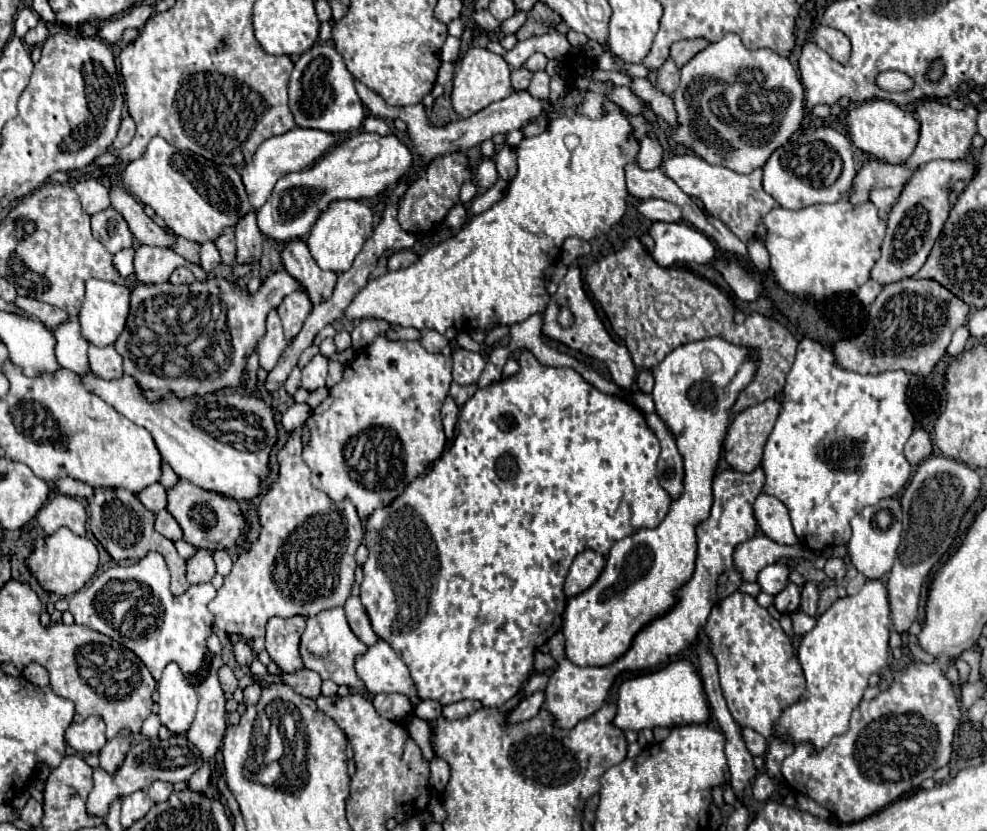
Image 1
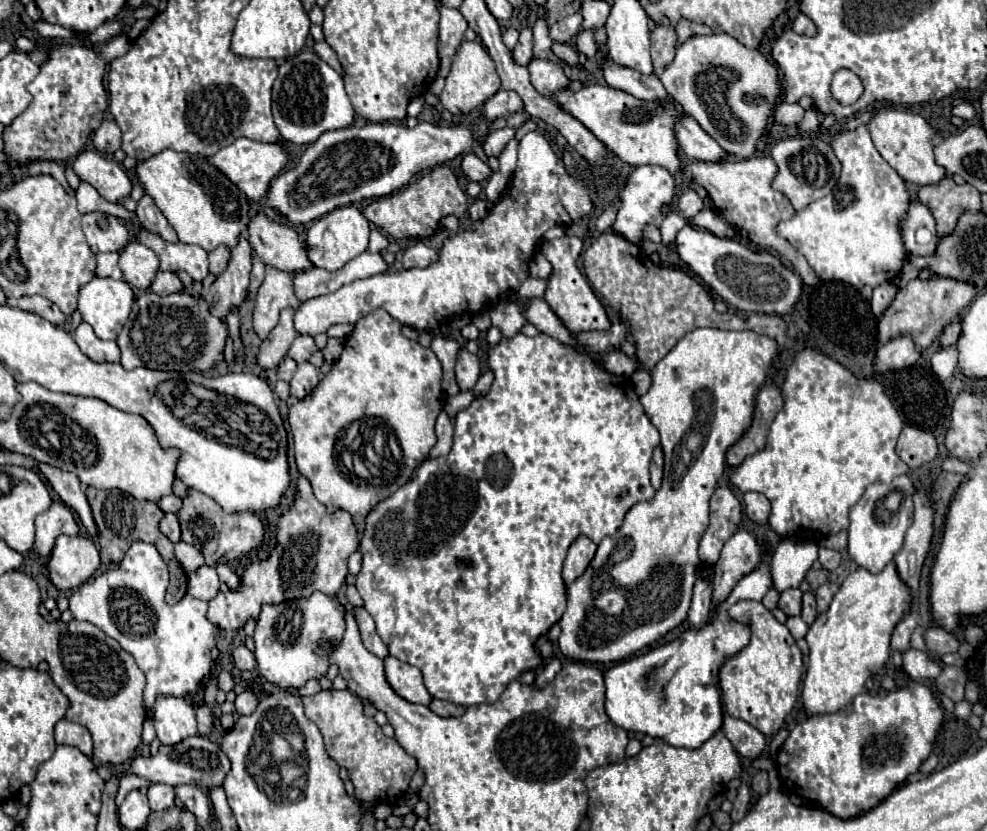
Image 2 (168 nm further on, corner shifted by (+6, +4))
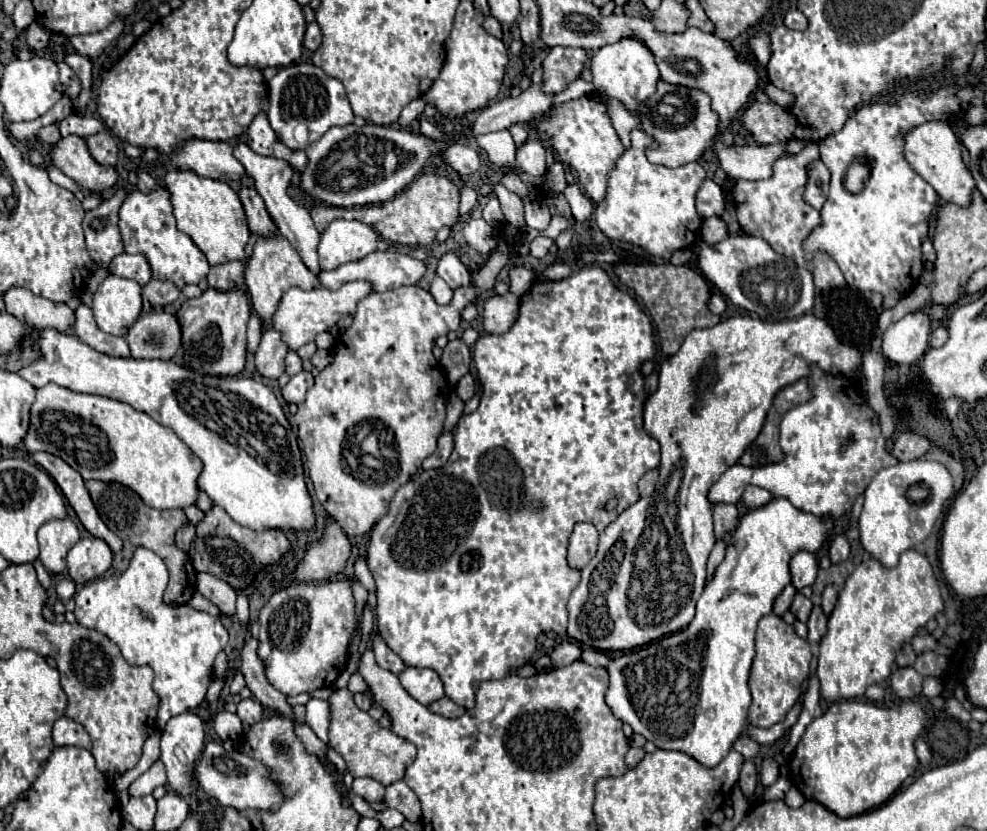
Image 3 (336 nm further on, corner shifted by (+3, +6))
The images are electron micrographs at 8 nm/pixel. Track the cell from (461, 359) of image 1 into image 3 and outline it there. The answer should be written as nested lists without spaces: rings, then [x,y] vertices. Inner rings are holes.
[[[471,373],[463,375],[461,381],[457,383],[457,395],[463,399],[463,401],[469,401],[475,393],[475,377]]]

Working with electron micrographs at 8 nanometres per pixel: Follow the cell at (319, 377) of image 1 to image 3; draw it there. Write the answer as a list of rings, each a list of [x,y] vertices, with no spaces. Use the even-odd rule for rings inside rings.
[[[301,371],[301,373],[293,375],[291,381],[281,389],[283,399],[287,403],[299,405],[305,401],[305,393],[307,393],[307,389],[311,389],[311,385],[313,385],[313,375],[309,371]]]

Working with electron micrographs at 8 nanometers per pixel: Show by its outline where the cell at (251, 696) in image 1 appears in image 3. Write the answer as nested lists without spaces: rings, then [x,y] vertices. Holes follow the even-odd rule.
[[[253,697],[249,699],[241,699],[241,703],[237,705],[237,715],[243,723],[257,723],[263,719],[263,705],[259,701],[255,701]]]

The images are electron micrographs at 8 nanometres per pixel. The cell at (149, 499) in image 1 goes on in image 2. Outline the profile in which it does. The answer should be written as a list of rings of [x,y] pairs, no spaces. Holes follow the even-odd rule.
[[[168,495],[168,497],[164,497],[164,499],[158,501],[158,507],[162,511],[166,511],[166,513],[178,513],[180,507],[182,507],[182,499],[176,497],[176,495]]]

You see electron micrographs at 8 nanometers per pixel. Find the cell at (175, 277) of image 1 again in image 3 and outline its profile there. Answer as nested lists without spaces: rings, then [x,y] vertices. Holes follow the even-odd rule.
[[[151,279],[143,287],[143,295],[151,301],[153,307],[163,307],[179,299],[179,289],[173,281],[161,281],[161,279]]]

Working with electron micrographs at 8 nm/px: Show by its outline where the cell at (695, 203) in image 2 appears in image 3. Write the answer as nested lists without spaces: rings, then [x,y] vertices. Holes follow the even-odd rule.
[[[705,179],[703,185],[699,187],[699,193],[695,195],[695,205],[697,205],[697,213],[703,219],[721,215],[725,209],[725,199],[723,199],[721,187],[715,185],[711,179]]]

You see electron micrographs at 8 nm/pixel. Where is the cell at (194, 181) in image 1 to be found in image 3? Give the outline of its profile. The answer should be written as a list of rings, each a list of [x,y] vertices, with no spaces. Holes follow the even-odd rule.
[[[173,169],[165,175],[163,181],[165,189],[171,193],[171,207],[177,219],[177,229],[193,239],[193,243],[205,253],[209,265],[219,265],[231,259],[243,261],[249,227],[239,193],[229,183],[199,177],[197,173],[191,173],[191,169]]]

